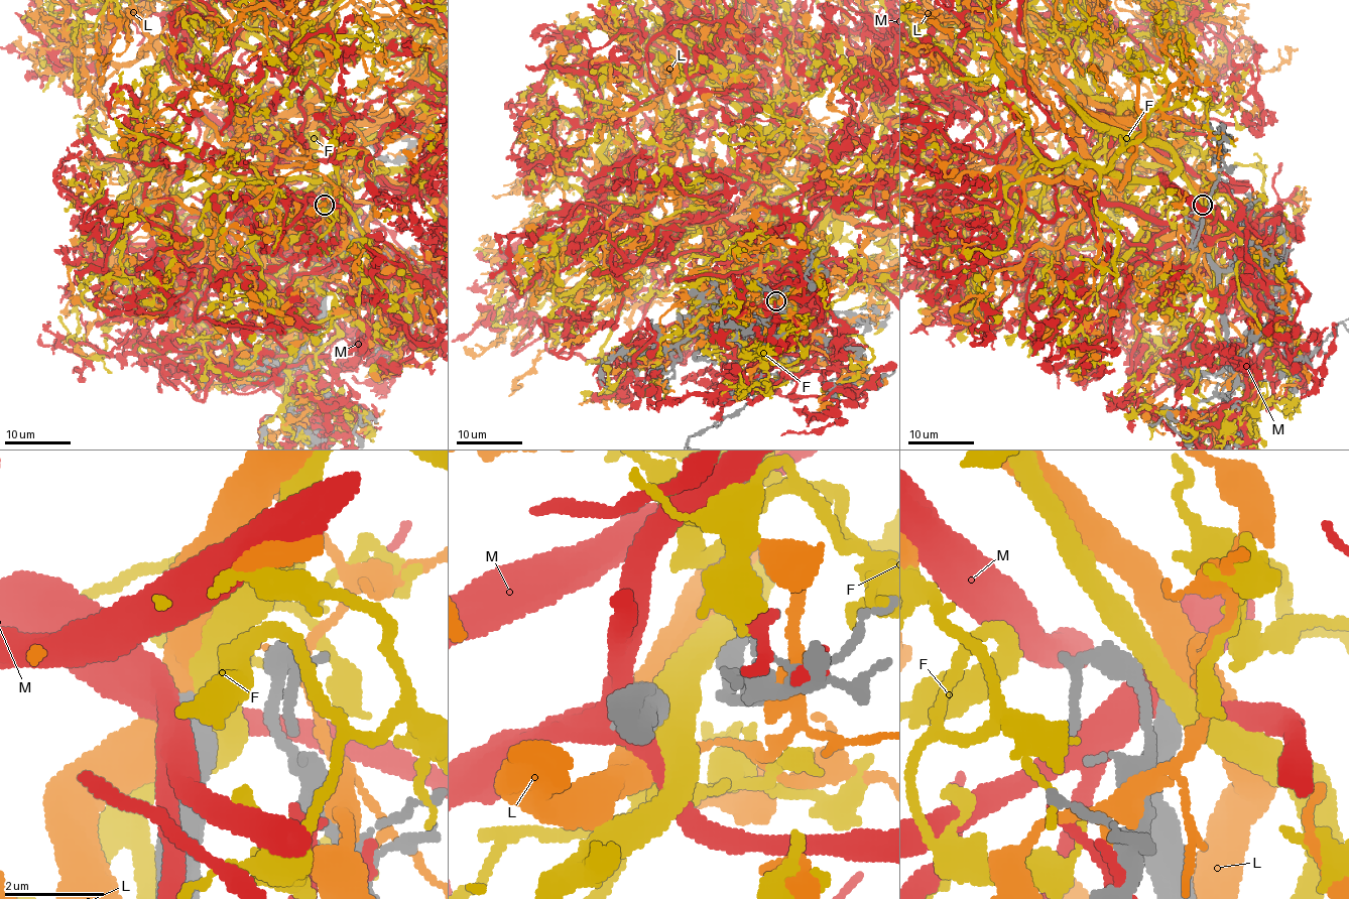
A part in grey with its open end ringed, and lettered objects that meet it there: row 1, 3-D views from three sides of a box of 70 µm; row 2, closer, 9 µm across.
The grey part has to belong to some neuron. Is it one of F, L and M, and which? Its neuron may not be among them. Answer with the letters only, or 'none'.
none

